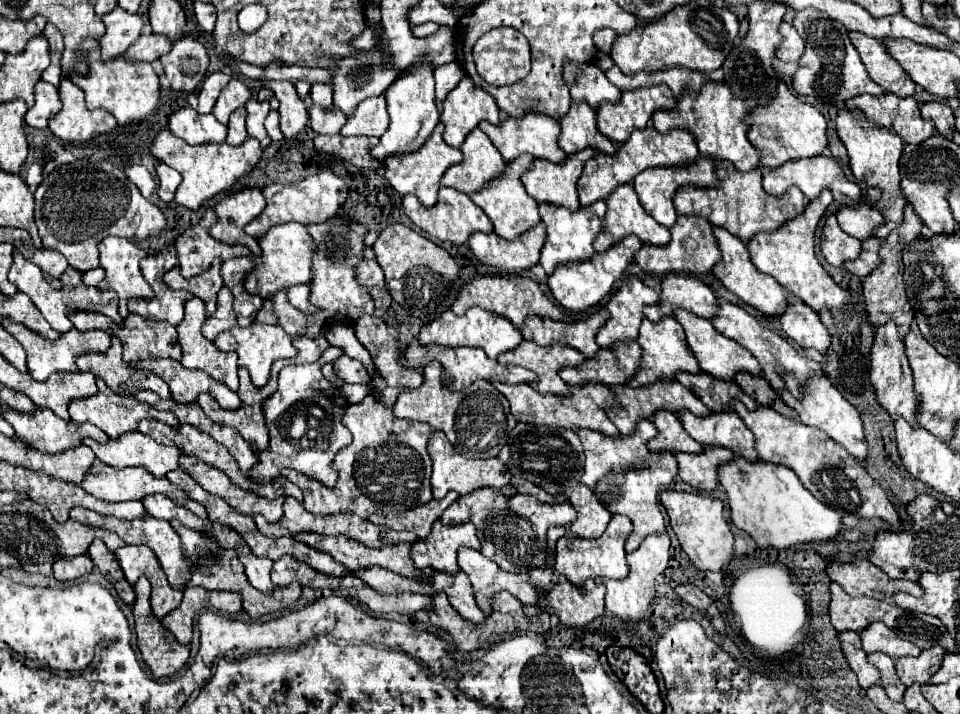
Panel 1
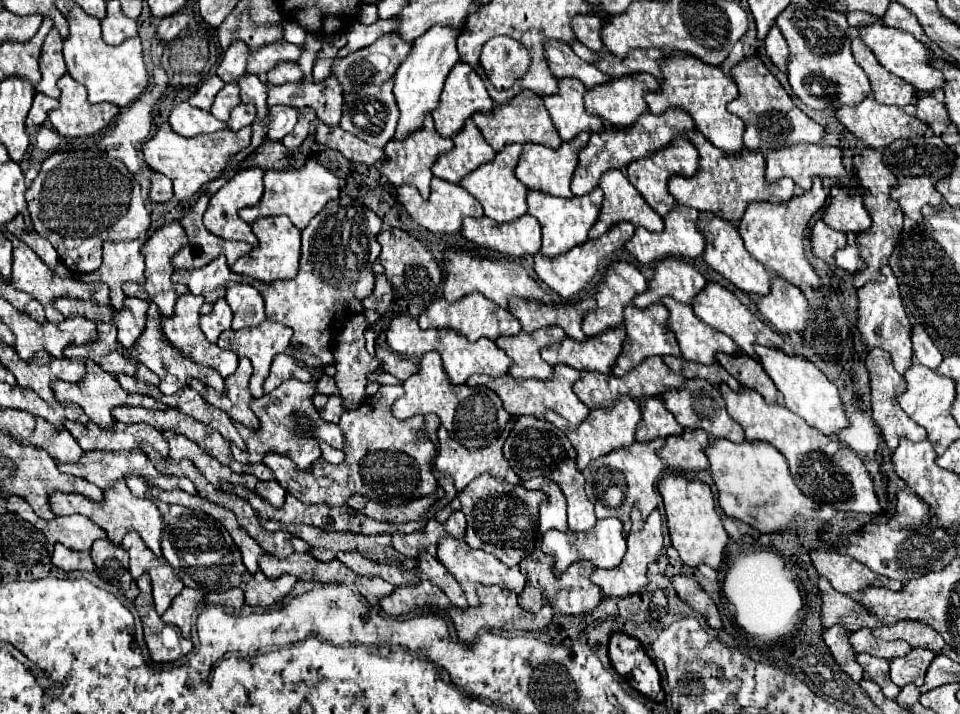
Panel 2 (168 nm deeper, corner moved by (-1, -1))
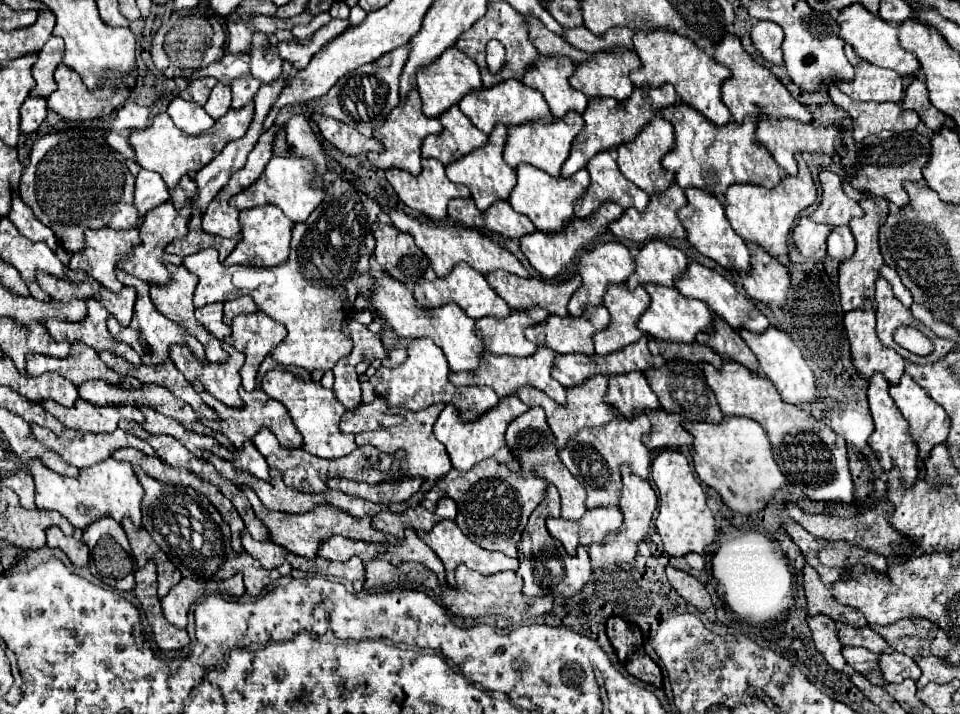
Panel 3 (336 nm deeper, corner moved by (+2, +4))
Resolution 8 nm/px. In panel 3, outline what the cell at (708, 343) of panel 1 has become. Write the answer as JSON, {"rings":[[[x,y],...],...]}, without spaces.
{"rings":[[[645,284],[643,288],[651,296],[651,304],[641,314],[641,318],[637,320],[637,328],[641,328],[641,332],[655,336],[655,338],[661,338],[661,340],[675,340],[675,342],[687,342],[689,344],[689,342],[695,342],[697,332],[711,330],[713,314],[705,302],[695,300],[695,298],[687,298],[679,290],[663,288],[659,284]]]}

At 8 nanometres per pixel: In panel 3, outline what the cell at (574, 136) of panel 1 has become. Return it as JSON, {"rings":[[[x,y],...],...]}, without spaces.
{"rings":[[[539,56],[537,62],[527,68],[521,82],[545,96],[555,118],[565,116],[569,110],[583,114],[589,100],[569,86],[569,76],[573,70],[575,64],[567,56]]]}

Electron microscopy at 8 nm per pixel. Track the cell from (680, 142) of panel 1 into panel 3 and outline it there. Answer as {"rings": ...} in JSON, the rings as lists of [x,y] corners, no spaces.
{"rings":[[[665,84],[661,88],[651,88],[651,86],[643,86],[643,88],[635,88],[633,94],[627,100],[615,100],[615,98],[593,98],[589,100],[585,112],[583,112],[583,120],[585,126],[579,132],[579,136],[575,136],[573,146],[571,146],[571,154],[565,160],[563,168],[561,168],[561,176],[569,178],[573,176],[581,166],[587,164],[589,158],[595,156],[595,152],[601,150],[611,150],[623,142],[633,140],[633,136],[637,136],[643,126],[657,114],[661,114],[663,108],[671,106],[677,102],[677,92],[675,88],[671,88],[671,84]]]}

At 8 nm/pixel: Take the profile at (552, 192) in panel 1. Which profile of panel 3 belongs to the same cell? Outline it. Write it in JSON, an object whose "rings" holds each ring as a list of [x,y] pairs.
{"rings":[[[567,112],[563,118],[551,118],[551,120],[533,120],[529,124],[517,124],[507,126],[507,142],[503,148],[503,158],[511,168],[517,168],[521,162],[533,164],[551,176],[559,176],[563,162],[569,156],[573,138],[581,132],[583,118],[577,112]]]}

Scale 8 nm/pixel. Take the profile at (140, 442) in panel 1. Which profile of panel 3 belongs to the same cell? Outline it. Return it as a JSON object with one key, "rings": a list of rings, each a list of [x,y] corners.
{"rings":[[[51,398],[39,400],[39,404],[49,414],[53,414],[63,426],[73,428],[73,430],[83,430],[83,432],[113,432],[113,430],[117,430],[119,416],[133,418],[139,424],[143,424],[143,412],[137,406],[129,406],[129,404],[95,406],[83,398],[77,398],[73,408],[65,408]]]}

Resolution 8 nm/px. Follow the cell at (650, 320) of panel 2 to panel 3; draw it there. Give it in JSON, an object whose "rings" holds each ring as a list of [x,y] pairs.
{"rings":[[[625,284],[609,286],[603,296],[603,304],[611,314],[611,324],[605,330],[595,332],[595,354],[605,356],[637,342],[643,336],[637,328],[637,318],[645,312],[649,302],[649,294],[643,286],[637,286],[635,290],[629,290]]]}

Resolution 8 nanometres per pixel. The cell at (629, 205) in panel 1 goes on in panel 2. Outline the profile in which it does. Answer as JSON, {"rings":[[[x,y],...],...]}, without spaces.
{"rings":[[[612,169],[610,173],[606,173],[600,181],[600,189],[604,191],[604,203],[594,229],[590,229],[592,241],[606,235],[614,225],[622,221],[628,221],[634,227],[644,227],[652,233],[664,231],[664,221],[654,209],[650,209],[650,205],[622,171]]]}

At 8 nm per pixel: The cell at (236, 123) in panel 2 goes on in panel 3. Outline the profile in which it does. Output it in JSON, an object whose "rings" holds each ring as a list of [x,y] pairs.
{"rings":[[[247,74],[247,76],[239,76],[229,86],[233,90],[233,104],[231,104],[231,108],[239,110],[239,108],[243,108],[245,104],[249,104],[253,100],[253,96],[259,90],[261,82],[255,80],[251,74]]]}

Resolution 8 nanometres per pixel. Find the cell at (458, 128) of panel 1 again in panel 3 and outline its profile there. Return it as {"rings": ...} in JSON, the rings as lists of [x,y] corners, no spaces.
{"rings":[[[457,46],[447,48],[447,52],[439,56],[439,60],[433,60],[431,66],[425,66],[423,70],[417,72],[417,90],[421,96],[421,108],[423,108],[423,114],[429,118],[437,118],[441,112],[457,104],[463,98],[463,94],[471,90],[479,90],[481,86],[483,84],[481,84],[477,64],[467,54],[457,50]]]}

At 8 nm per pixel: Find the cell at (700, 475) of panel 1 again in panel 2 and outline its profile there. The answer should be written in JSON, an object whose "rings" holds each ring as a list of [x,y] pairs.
{"rings":[[[686,431],[686,437],[670,437],[666,439],[666,445],[658,451],[658,455],[666,461],[666,465],[682,475],[698,473],[708,469],[708,459],[704,455],[704,449],[712,443],[708,433]]]}

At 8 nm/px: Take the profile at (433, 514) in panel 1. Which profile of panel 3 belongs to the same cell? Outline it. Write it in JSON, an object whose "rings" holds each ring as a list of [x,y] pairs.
{"rings":[[[411,476],[411,478],[405,478],[401,482],[393,482],[393,484],[375,484],[375,486],[369,486],[365,482],[353,482],[353,480],[345,480],[345,478],[331,478],[327,480],[329,488],[337,488],[349,496],[359,496],[359,498],[365,498],[365,500],[371,500],[375,504],[381,504],[381,506],[387,506],[391,502],[403,502],[407,498],[411,498],[419,486],[421,486],[423,480],[419,480],[419,476]]]}

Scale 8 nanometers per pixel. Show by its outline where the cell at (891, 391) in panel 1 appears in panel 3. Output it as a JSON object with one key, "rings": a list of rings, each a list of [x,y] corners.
{"rings":[[[875,374],[869,382],[869,408],[873,414],[873,422],[875,422],[875,432],[869,436],[869,446],[873,448],[875,456],[879,458],[881,468],[885,472],[889,472],[893,466],[897,466],[901,470],[901,478],[905,482],[905,488],[911,488],[919,478],[915,444],[907,436],[907,420],[903,420],[903,414],[895,408],[895,402],[889,396],[887,380],[883,380],[883,376],[879,376],[879,374]]]}

